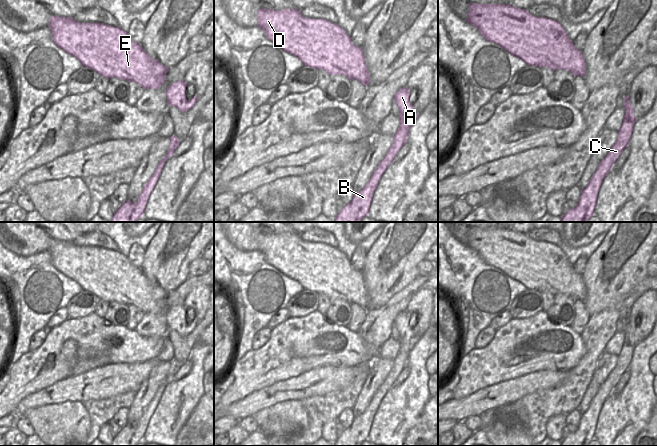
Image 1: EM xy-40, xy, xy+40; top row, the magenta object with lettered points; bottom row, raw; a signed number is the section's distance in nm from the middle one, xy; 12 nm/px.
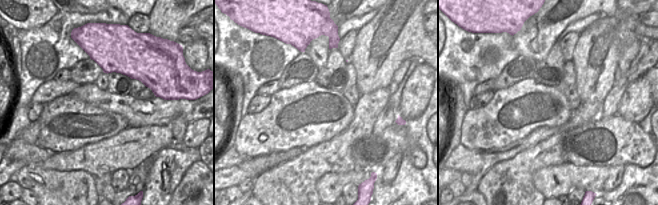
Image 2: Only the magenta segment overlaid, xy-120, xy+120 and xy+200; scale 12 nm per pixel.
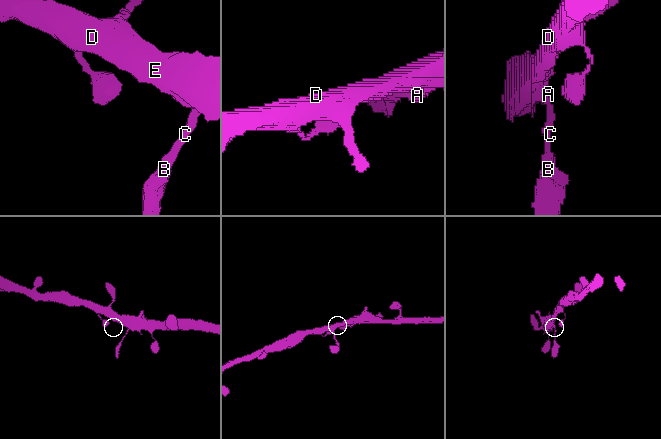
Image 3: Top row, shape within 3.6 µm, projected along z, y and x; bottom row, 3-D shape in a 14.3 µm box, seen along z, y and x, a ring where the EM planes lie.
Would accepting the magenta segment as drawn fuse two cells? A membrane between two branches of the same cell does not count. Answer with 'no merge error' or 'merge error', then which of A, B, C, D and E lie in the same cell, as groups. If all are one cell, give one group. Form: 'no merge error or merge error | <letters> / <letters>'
no merge error | A B C D E

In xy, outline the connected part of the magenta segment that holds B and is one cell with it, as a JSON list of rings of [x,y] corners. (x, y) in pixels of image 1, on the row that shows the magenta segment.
[[[407,87],[399,89],[394,95],[394,100],[399,108],[399,127],[394,135],[394,141],[365,187],[354,193],[352,201],[337,214],[335,222],[361,222],[364,217],[368,216],[373,194],[382,175],[394,161],[398,151],[407,142],[409,128],[418,117],[414,111],[414,106],[409,102],[409,96],[410,90]]]

